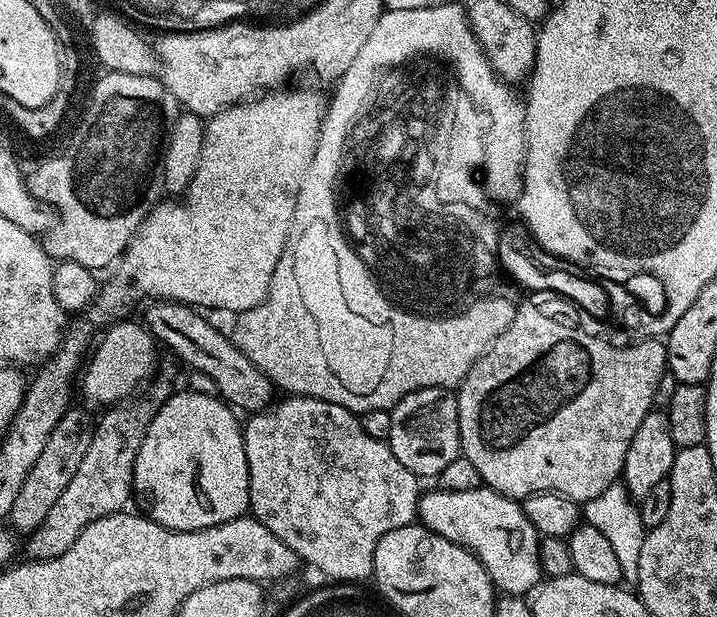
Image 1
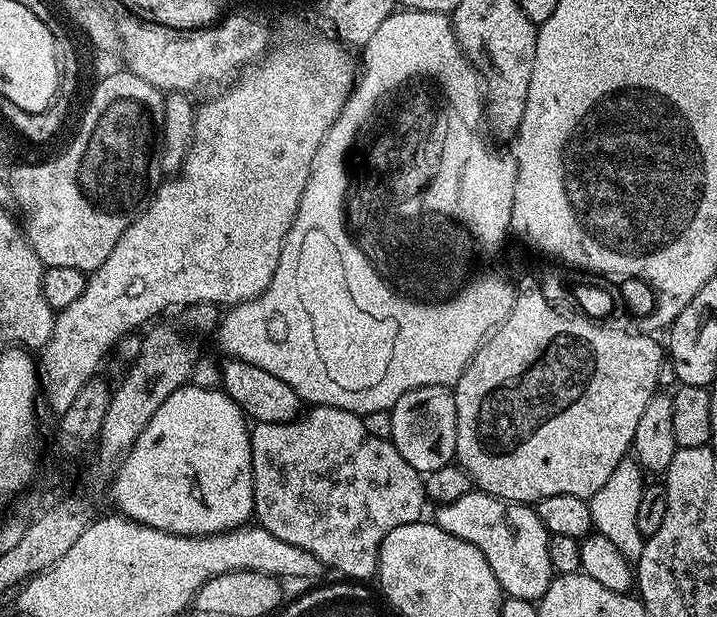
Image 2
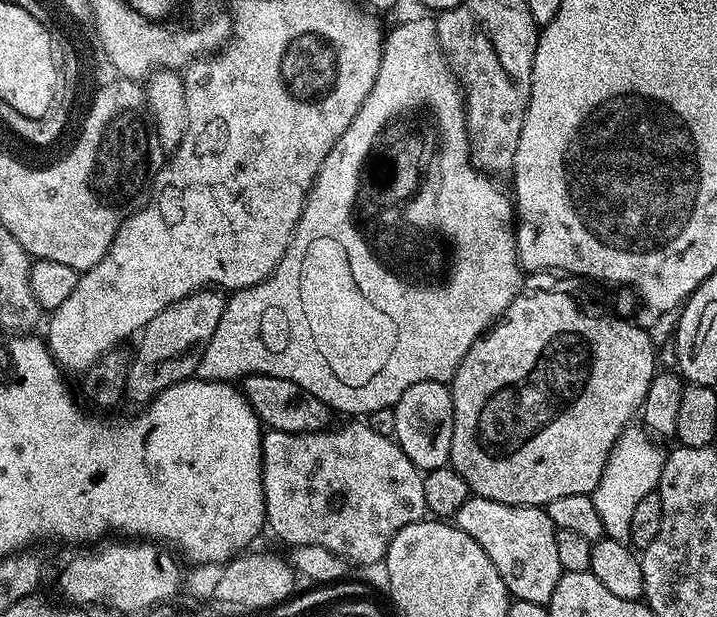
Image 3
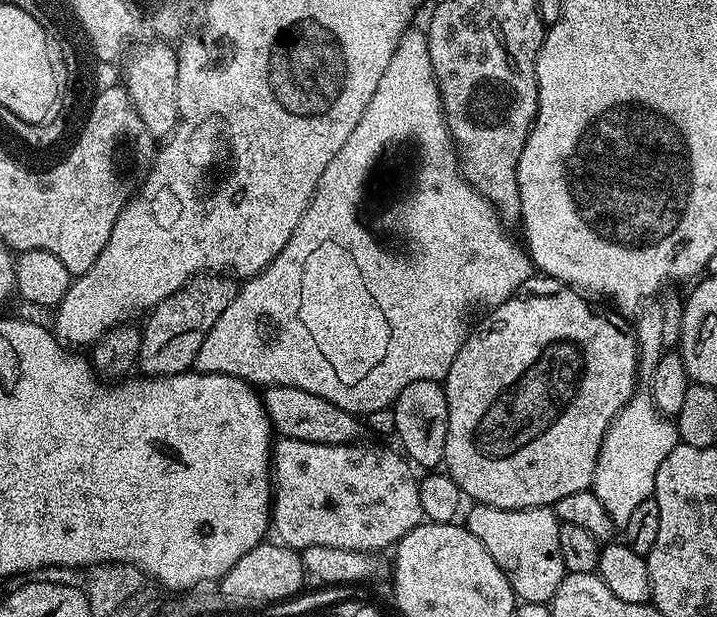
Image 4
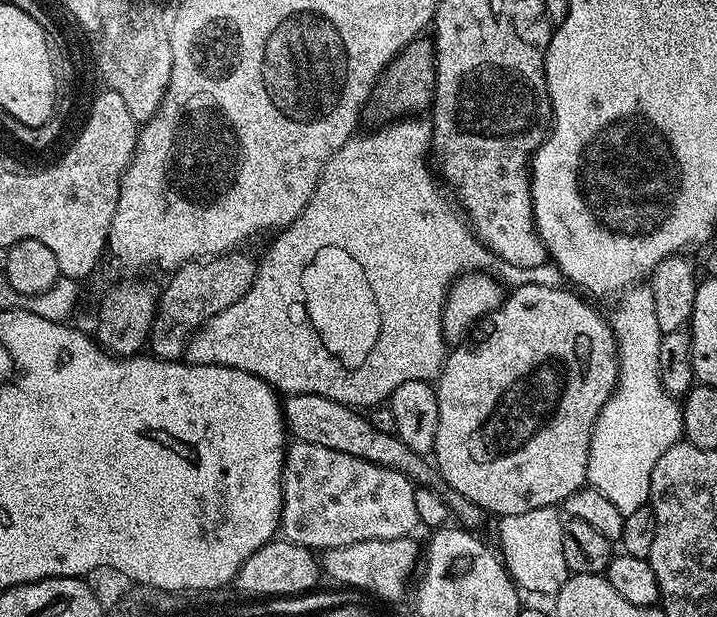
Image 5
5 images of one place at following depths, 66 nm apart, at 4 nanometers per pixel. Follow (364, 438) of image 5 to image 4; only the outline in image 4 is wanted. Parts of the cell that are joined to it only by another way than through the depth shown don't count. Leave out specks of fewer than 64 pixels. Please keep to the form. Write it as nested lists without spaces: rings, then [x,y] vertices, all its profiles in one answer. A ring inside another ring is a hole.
[[[268,386],[263,389],[262,399],[268,421],[281,437],[319,444],[355,444],[361,439],[361,417],[334,406],[334,402],[326,402],[326,398],[318,398],[318,394],[298,390],[298,386]]]

